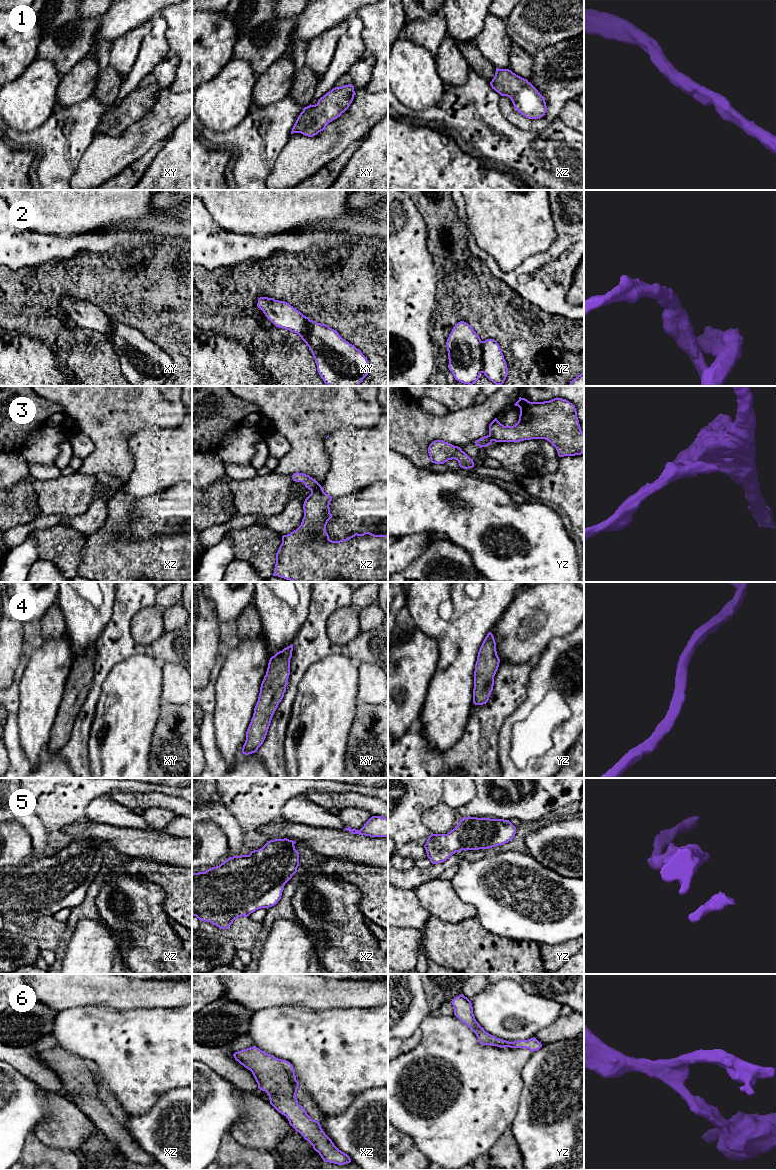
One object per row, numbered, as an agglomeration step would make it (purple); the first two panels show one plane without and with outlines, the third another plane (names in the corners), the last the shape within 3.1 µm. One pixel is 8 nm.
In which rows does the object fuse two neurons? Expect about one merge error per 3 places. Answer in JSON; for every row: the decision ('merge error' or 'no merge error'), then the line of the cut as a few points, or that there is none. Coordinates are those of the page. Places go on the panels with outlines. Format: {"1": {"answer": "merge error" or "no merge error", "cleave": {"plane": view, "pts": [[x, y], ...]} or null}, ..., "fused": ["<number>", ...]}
{"1": {"answer": "no merge error", "cleave": null}, "2": {"answer": "no merge error", "cleave": null}, "3": {"answer": "merge error", "cleave": {"plane": "xz", "pts": [[320, 485], [311, 491]]}}, "4": {"answer": "no merge error", "cleave": null}, "5": {"answer": "no merge error", "cleave": null}, "6": {"answer": "no merge error", "cleave": null}, "fused": ["3"]}

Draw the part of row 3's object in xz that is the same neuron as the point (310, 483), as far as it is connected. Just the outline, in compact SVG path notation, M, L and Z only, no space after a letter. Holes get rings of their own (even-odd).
M294 473L291 477L293 481L303 482L305 487L311 491L321 486L315 479L303 473Z

